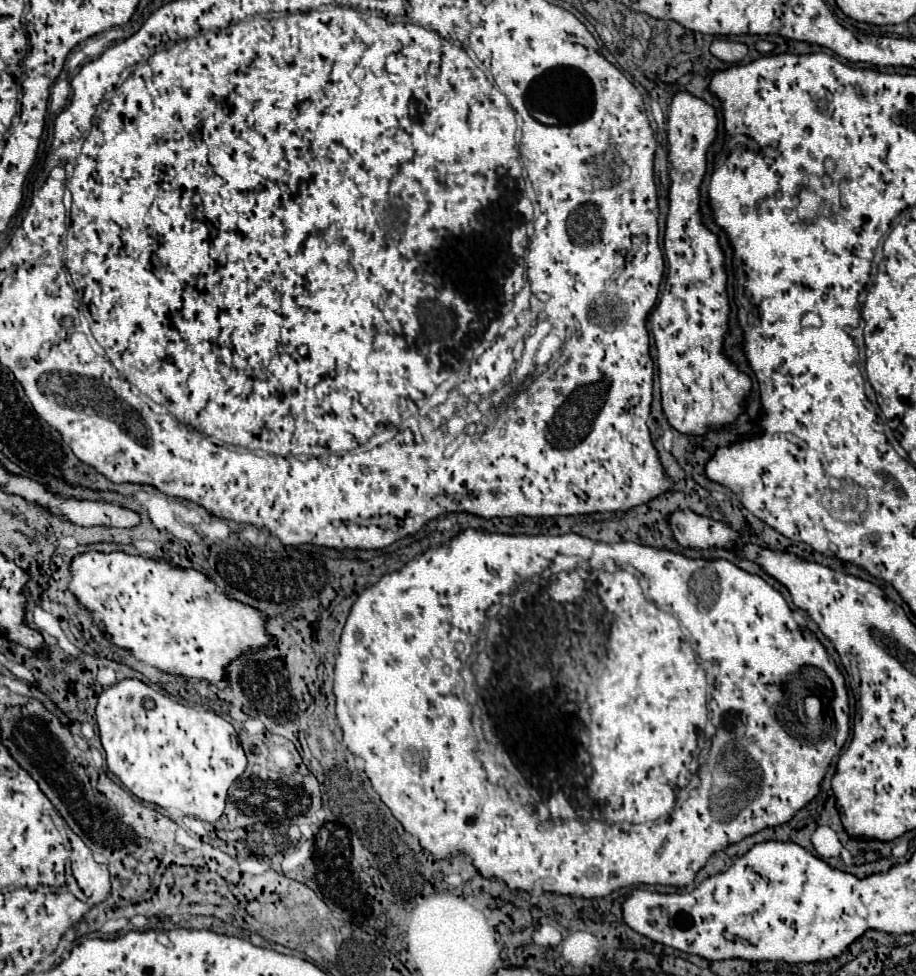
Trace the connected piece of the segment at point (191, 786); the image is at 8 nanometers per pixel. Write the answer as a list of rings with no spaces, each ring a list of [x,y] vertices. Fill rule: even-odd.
[[[126,678],[98,696],[96,722],[106,752],[108,770],[140,800],[162,808],[176,808],[188,816],[216,822],[224,812],[226,792],[230,784],[244,772],[246,754],[234,726],[210,710],[184,706],[158,690],[146,686],[138,678]]]

